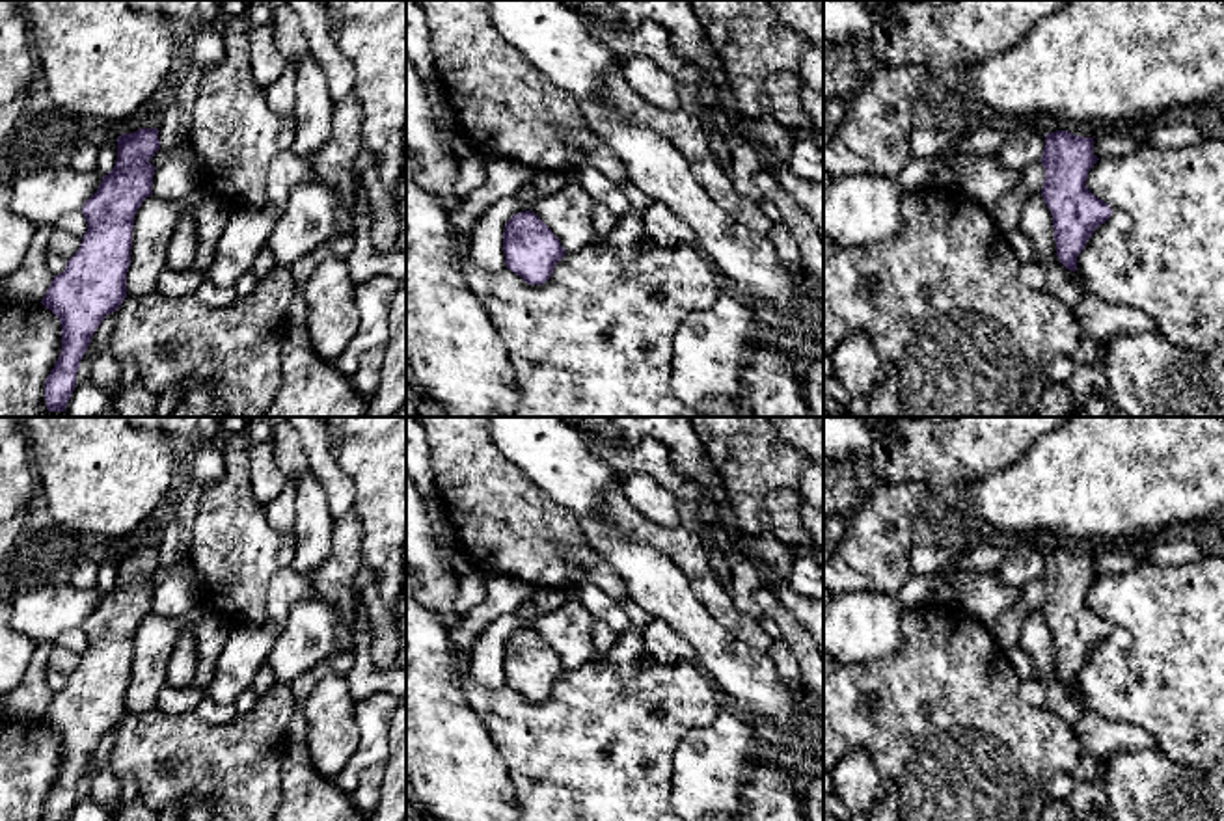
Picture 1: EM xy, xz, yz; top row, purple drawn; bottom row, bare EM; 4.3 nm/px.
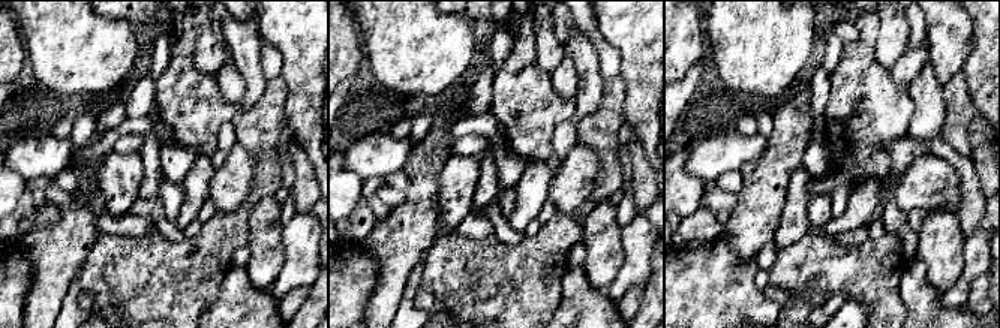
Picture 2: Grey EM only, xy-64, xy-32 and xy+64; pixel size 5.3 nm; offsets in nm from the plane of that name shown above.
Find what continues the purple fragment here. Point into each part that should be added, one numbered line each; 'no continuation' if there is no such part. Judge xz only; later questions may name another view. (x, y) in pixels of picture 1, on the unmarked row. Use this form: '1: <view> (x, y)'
no continuation

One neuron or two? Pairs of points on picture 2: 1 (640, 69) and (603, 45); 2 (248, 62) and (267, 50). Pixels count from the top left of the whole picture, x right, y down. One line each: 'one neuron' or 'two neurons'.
1: two neurons
2: two neurons

